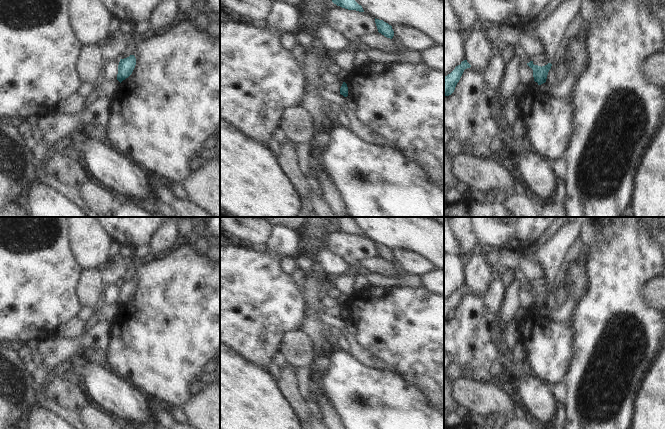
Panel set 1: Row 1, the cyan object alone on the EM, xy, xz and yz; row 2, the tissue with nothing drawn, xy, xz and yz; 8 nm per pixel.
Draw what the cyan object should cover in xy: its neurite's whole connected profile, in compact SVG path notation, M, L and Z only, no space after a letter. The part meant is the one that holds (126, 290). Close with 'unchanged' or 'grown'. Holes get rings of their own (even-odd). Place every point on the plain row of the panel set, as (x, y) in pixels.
M130 279L127 282L120 283L119 289L118 289L118 298L117 298L117 304L121 307L123 304L128 302L136 289L136 282L134 279Z; unchanged

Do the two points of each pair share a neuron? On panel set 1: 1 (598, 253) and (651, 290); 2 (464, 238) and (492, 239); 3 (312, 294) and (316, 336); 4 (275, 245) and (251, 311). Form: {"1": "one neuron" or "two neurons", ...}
{"1": "two neurons", "2": "two neurons", "3": "one neuron", "4": "one neuron"}

